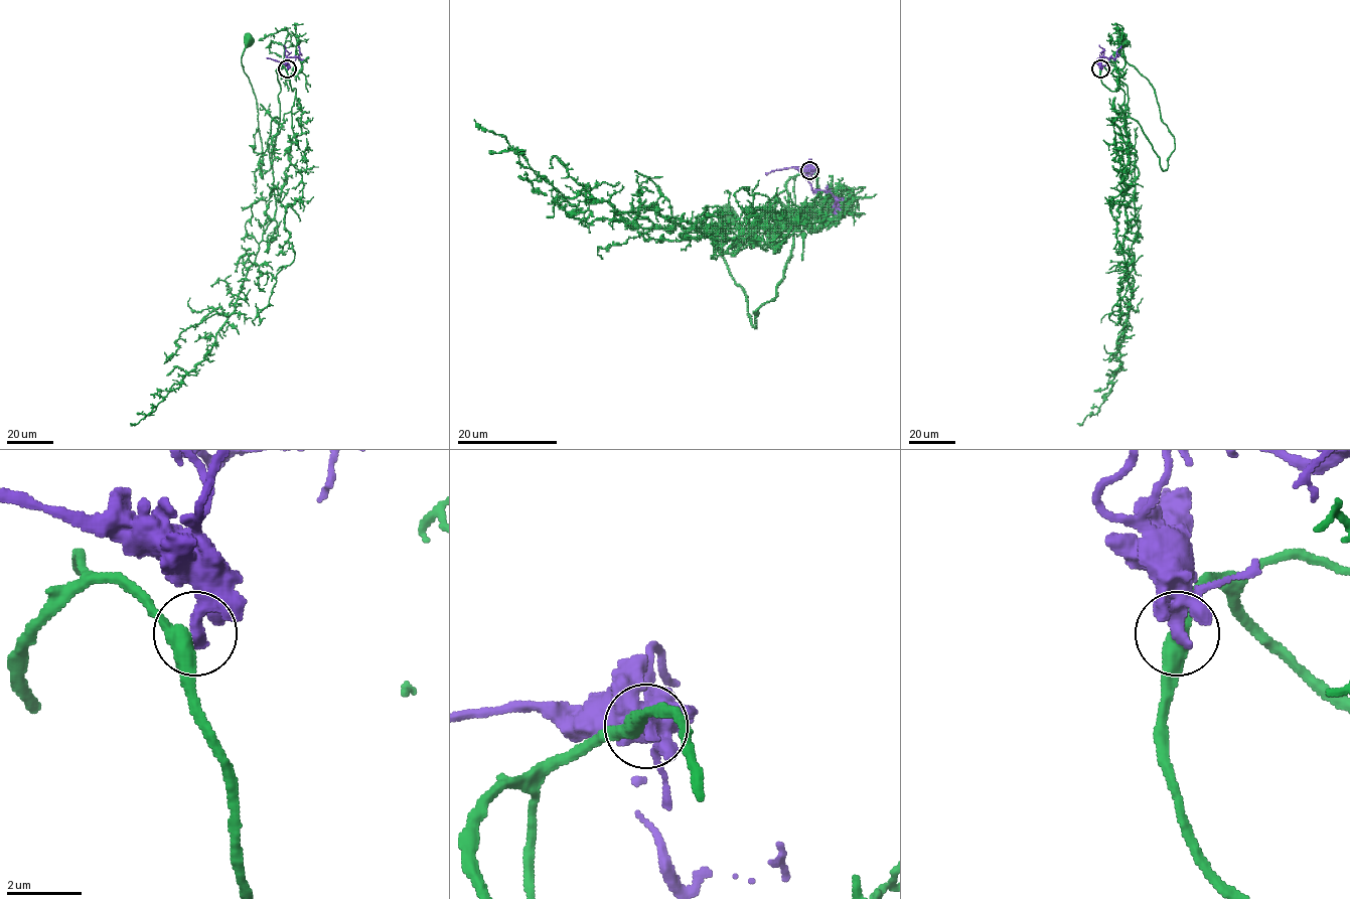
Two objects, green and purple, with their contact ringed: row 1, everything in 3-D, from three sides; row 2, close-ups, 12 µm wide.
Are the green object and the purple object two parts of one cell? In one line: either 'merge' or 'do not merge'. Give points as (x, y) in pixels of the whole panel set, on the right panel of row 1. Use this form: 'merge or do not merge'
do not merge

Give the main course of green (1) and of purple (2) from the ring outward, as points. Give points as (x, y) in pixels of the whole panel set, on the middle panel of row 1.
1: (808, 170), (786, 184), (791, 253), (754, 327), (713, 238), (712, 216), (728, 216)
2: (808, 170), (810, 166), (807, 181), (811, 187), (829, 191), (835, 200), (834, 213)

